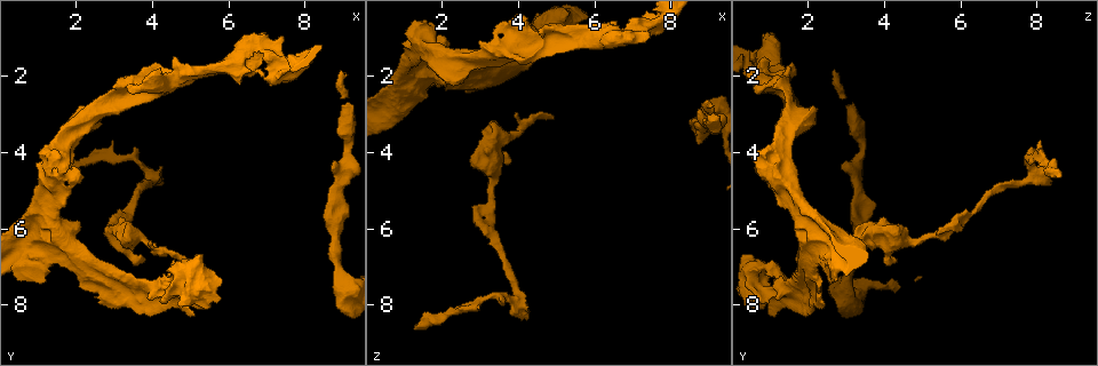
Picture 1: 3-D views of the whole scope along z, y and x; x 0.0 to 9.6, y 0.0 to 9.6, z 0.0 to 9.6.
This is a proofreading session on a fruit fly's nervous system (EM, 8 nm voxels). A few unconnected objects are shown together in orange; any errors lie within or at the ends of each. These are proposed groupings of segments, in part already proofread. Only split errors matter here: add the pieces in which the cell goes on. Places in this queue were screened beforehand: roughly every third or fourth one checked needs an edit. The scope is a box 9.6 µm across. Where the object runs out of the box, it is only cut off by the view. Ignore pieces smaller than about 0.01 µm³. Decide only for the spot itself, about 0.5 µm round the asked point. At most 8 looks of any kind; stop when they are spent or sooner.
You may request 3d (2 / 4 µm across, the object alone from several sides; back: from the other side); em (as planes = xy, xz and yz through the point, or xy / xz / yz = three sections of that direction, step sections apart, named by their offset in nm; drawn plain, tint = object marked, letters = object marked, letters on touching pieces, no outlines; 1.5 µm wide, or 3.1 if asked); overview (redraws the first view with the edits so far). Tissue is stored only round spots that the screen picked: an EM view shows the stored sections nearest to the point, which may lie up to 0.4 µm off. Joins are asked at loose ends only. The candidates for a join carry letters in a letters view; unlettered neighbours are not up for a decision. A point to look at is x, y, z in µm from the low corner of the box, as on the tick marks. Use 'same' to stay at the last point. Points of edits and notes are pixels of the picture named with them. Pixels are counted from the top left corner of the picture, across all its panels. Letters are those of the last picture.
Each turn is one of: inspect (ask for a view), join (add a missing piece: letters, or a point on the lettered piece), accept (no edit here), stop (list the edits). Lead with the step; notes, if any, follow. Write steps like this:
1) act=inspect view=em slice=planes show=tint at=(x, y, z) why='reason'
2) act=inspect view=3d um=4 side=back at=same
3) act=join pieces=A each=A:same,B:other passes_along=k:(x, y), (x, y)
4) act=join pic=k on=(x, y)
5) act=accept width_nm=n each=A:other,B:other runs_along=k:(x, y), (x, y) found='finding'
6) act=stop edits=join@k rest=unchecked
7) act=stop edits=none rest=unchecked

act=inspect view=em slice=xy step=8 show=tint at=(8.70, 4.40, 2.85) why='free end'

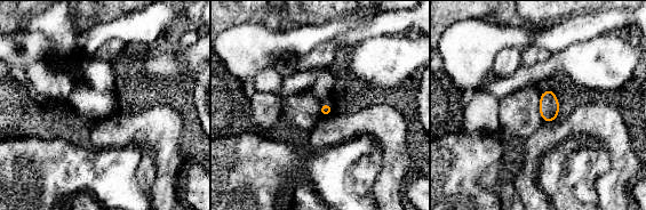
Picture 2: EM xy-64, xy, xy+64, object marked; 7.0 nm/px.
act=inspect view=em slice=planes show=letters at=same

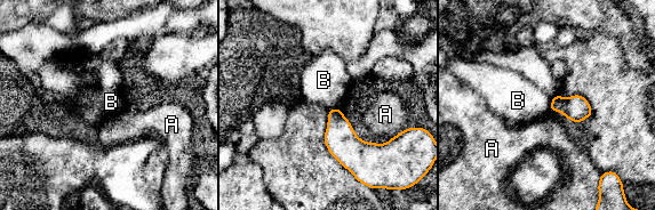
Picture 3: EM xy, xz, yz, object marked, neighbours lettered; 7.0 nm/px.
act=accept each=A:other,B:other border=3:(552, 97), (549, 111) found='no lettered piece goes on from it'

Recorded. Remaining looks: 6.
act=inspect view=3d um=4 side=back at=(1.30, 4.60, 8.60) why='branch stops here'

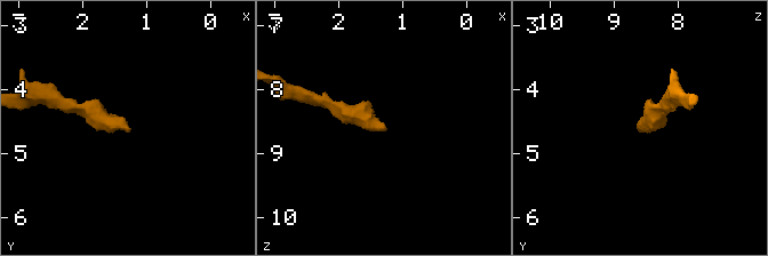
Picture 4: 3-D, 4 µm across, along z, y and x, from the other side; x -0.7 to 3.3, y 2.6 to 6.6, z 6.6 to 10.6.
act=inspect view=em slice=planes show=letters at=(1.25, 4.60, 8.65) why='need the tissue'

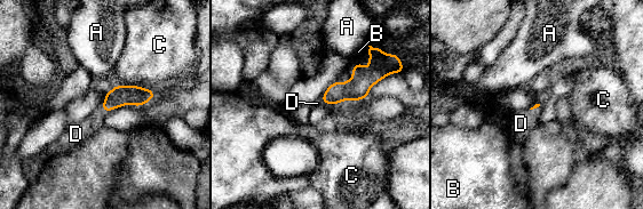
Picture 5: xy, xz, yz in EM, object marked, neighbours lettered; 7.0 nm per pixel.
act=join pieces=D each=A:other,B:other,C:other,D:same passes_along=5:(134, 95), (103, 109), (78, 133) found='it goes on there'

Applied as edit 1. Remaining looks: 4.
act=inspect view=overview why='see it whole again'

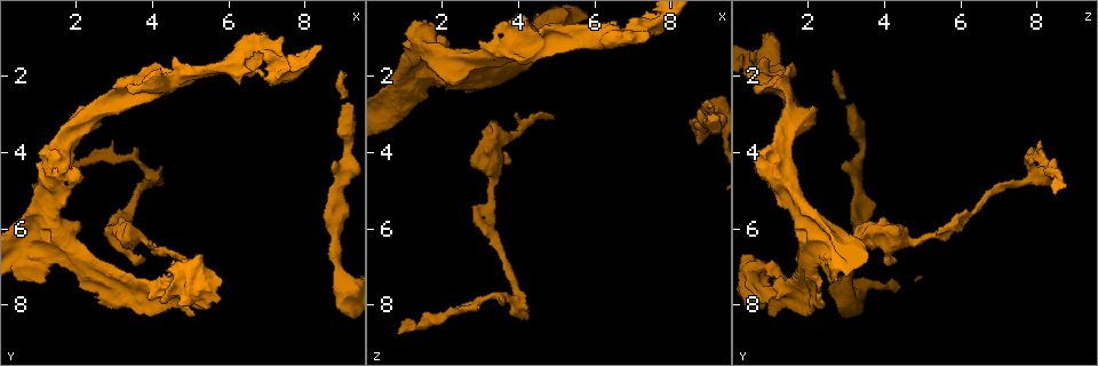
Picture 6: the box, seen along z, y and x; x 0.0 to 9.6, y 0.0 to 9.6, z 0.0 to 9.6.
act=inspect view=em slice=planes show=letters at=(3.55, 2.00, 1.15) why='branch stops here'

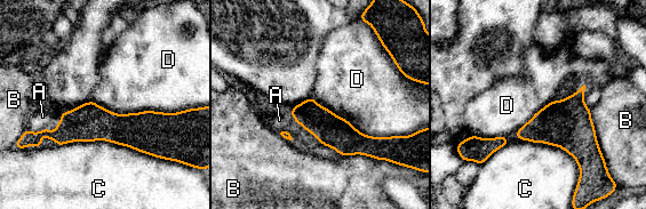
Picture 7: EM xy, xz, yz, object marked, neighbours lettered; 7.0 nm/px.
act=accept each=A:other,B:other,C:other,D:other border=7:(94, 101), (117, 113), (180, 111) found='no lettered piece goes on from it'

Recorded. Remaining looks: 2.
act=stop edits=join@5 rest=unchecked

